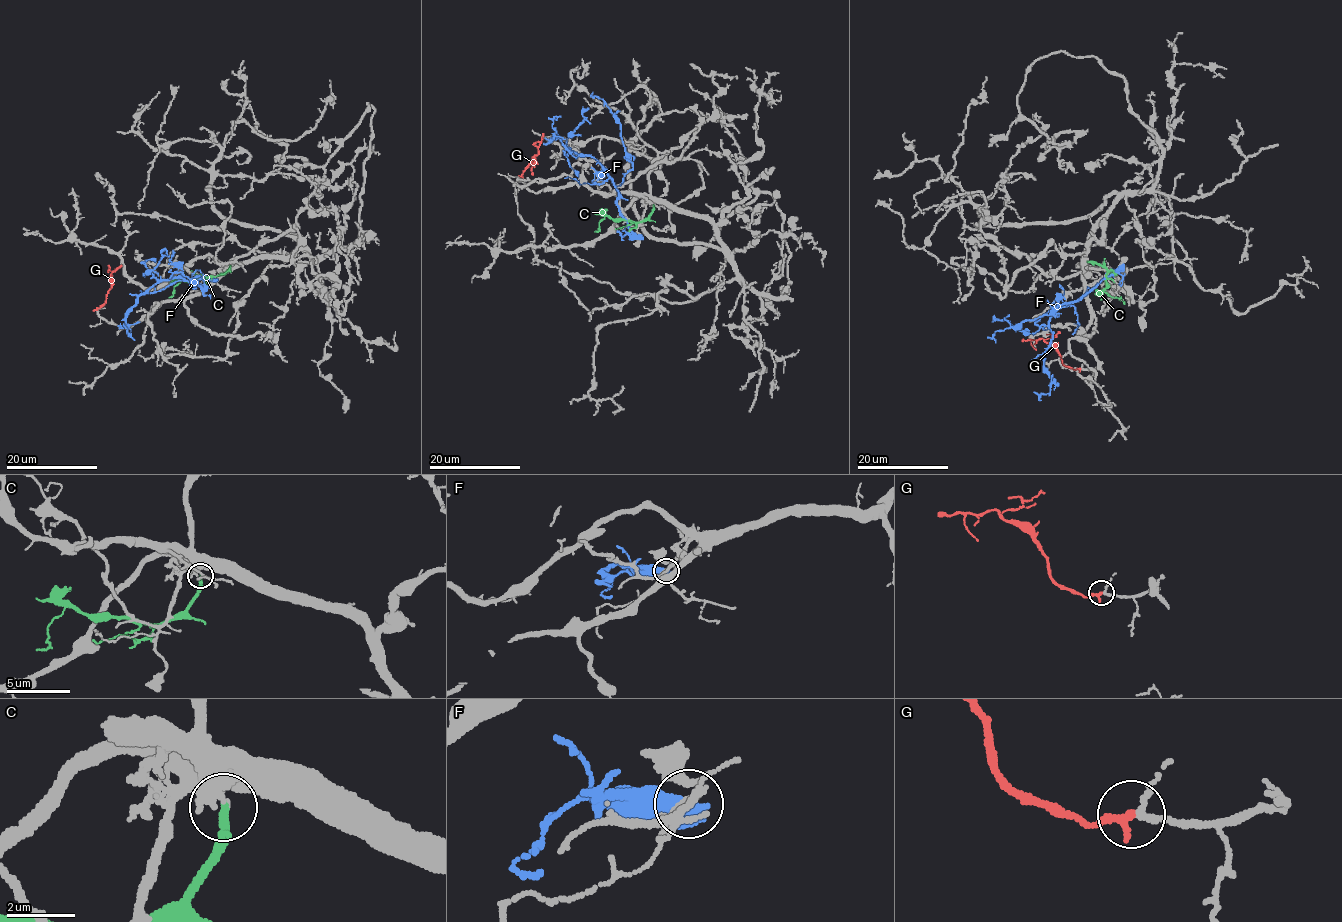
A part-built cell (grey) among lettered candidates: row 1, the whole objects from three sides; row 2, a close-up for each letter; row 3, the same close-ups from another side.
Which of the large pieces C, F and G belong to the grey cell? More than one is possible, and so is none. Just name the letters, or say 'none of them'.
G

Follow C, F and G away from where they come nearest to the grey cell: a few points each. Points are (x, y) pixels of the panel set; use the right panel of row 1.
C: (1087, 261), (1107, 270), (1103, 291), (1112, 298), (1120, 298), (1124, 304)
F: (1120, 265), (1051, 316), (1053, 337), (1043, 364), (1054, 380), (1050, 391), (1038, 395), (1041, 400)
G: (1080, 368), (1066, 367), (1058, 350), (1042, 338), (1031, 342), (1036, 350)

